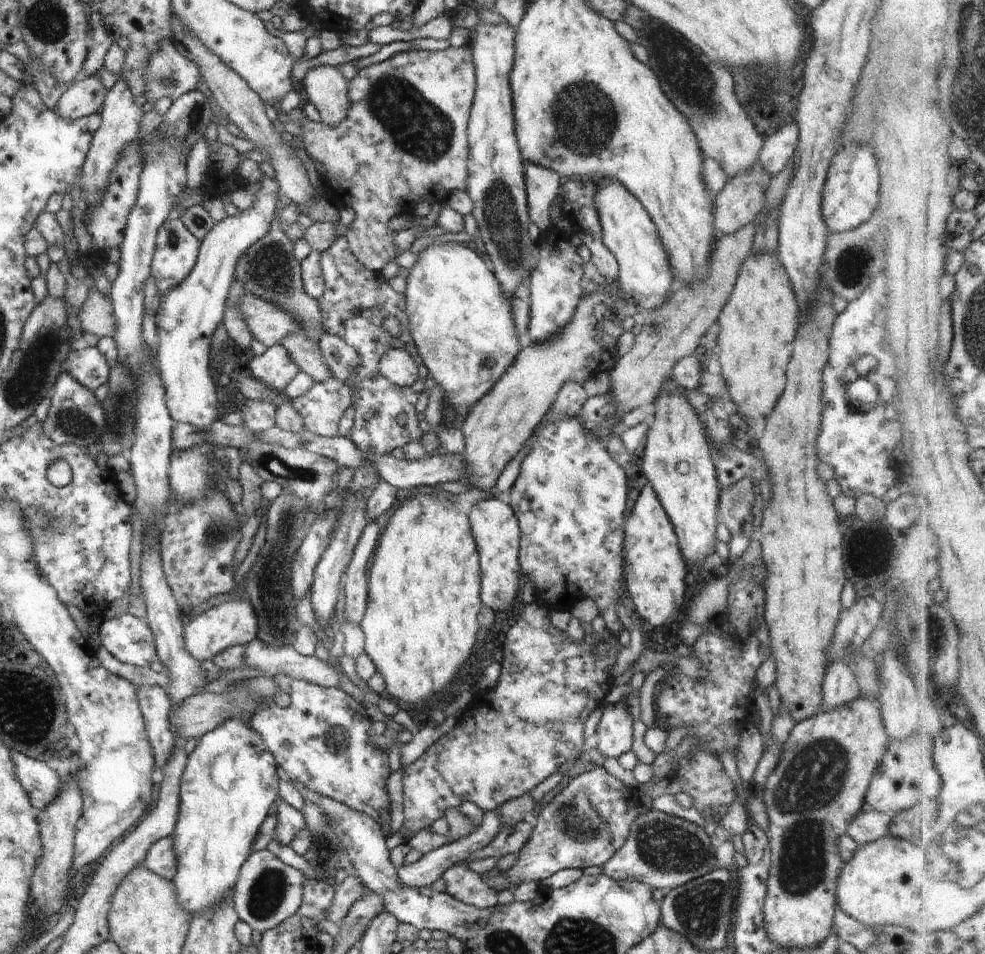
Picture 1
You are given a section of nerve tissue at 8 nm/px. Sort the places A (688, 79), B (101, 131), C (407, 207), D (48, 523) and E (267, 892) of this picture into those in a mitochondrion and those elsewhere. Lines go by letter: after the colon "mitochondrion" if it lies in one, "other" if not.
A: mitochondrion
B: other
C: other
D: mitochondrion
E: mitochondrion

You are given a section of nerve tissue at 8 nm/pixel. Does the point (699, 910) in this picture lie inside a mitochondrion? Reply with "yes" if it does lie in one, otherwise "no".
yes

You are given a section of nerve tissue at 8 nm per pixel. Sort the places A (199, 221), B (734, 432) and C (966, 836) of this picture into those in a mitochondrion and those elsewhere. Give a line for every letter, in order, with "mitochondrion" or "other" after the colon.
A: mitochondrion
B: other
C: mitochondrion

